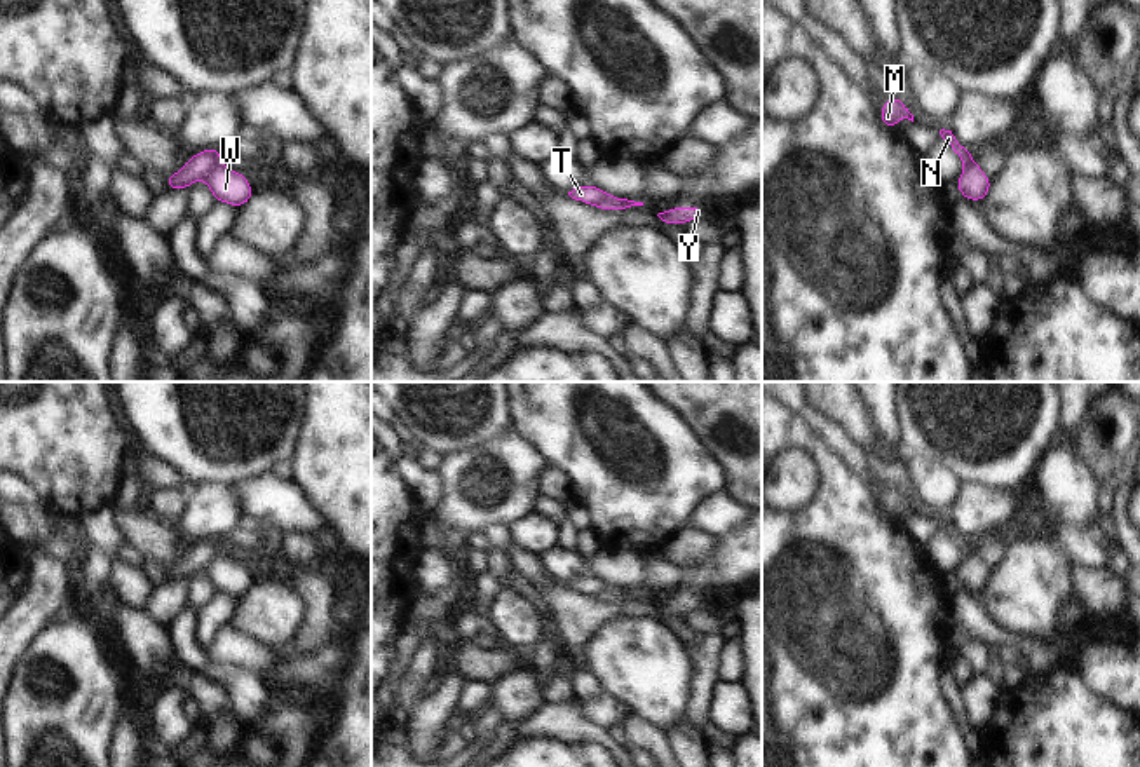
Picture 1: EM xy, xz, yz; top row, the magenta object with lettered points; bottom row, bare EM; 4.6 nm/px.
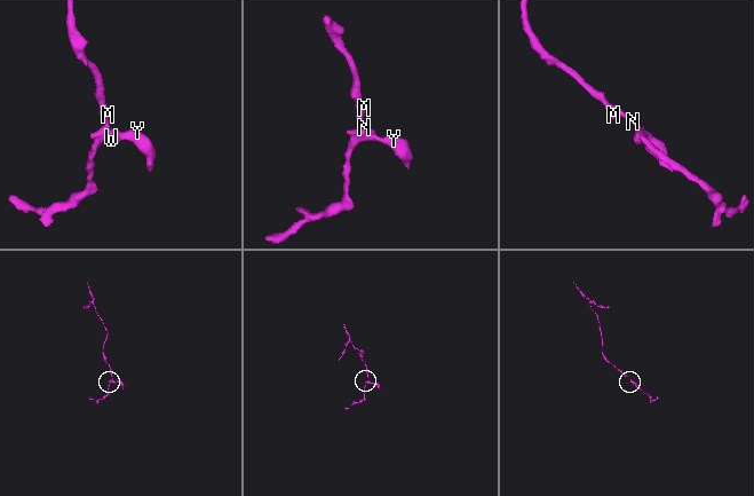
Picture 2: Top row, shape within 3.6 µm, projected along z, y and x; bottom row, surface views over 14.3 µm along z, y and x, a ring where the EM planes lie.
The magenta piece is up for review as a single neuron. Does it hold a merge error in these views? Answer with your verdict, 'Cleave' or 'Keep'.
Cleave

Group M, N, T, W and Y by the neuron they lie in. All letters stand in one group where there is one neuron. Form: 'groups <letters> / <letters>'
groups M N T / W Y

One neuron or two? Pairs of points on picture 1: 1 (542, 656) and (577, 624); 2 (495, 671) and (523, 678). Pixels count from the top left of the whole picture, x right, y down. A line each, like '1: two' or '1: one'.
1: two
2: two

